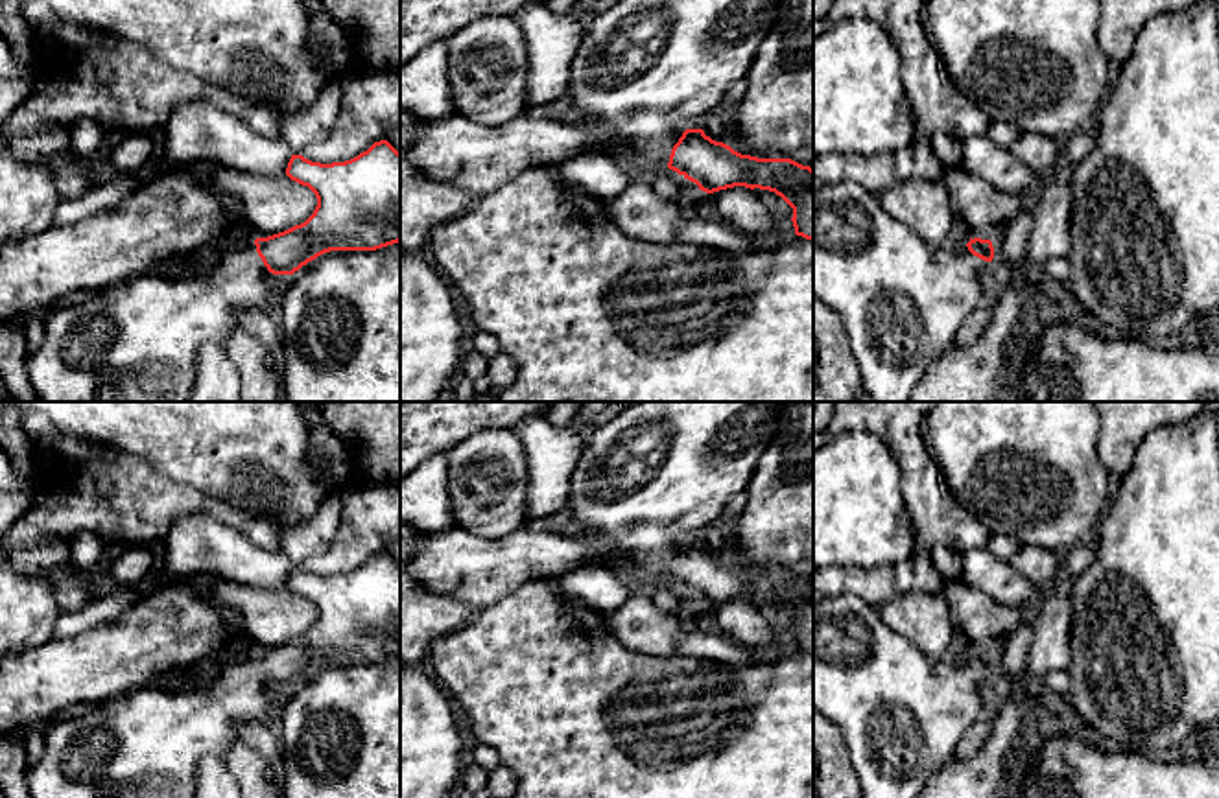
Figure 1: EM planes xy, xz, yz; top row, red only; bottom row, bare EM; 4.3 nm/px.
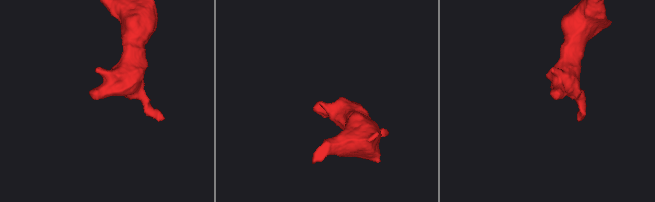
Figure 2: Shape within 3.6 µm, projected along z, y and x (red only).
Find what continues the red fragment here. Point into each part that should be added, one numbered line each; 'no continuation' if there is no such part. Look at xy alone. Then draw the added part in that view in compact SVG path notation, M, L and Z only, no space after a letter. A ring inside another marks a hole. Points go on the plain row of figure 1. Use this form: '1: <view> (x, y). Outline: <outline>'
1: xy (148, 743). Outline: M254 654L223 658L194 682L148 686L100 704L89 715L48 728L41 759L28 774L31 798L194 798L195 770L203 756L227 756L247 721L275 724L278 698L256 665Z

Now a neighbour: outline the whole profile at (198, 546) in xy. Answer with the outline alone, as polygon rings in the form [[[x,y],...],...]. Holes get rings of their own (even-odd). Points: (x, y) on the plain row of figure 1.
[[[207,516],[179,518],[160,544],[164,573],[175,582],[214,577],[253,588],[286,588],[291,562],[253,546],[236,529]]]

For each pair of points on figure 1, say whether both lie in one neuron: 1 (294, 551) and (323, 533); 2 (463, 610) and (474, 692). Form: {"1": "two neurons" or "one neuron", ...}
{"1": "one neuron", "2": "two neurons"}

